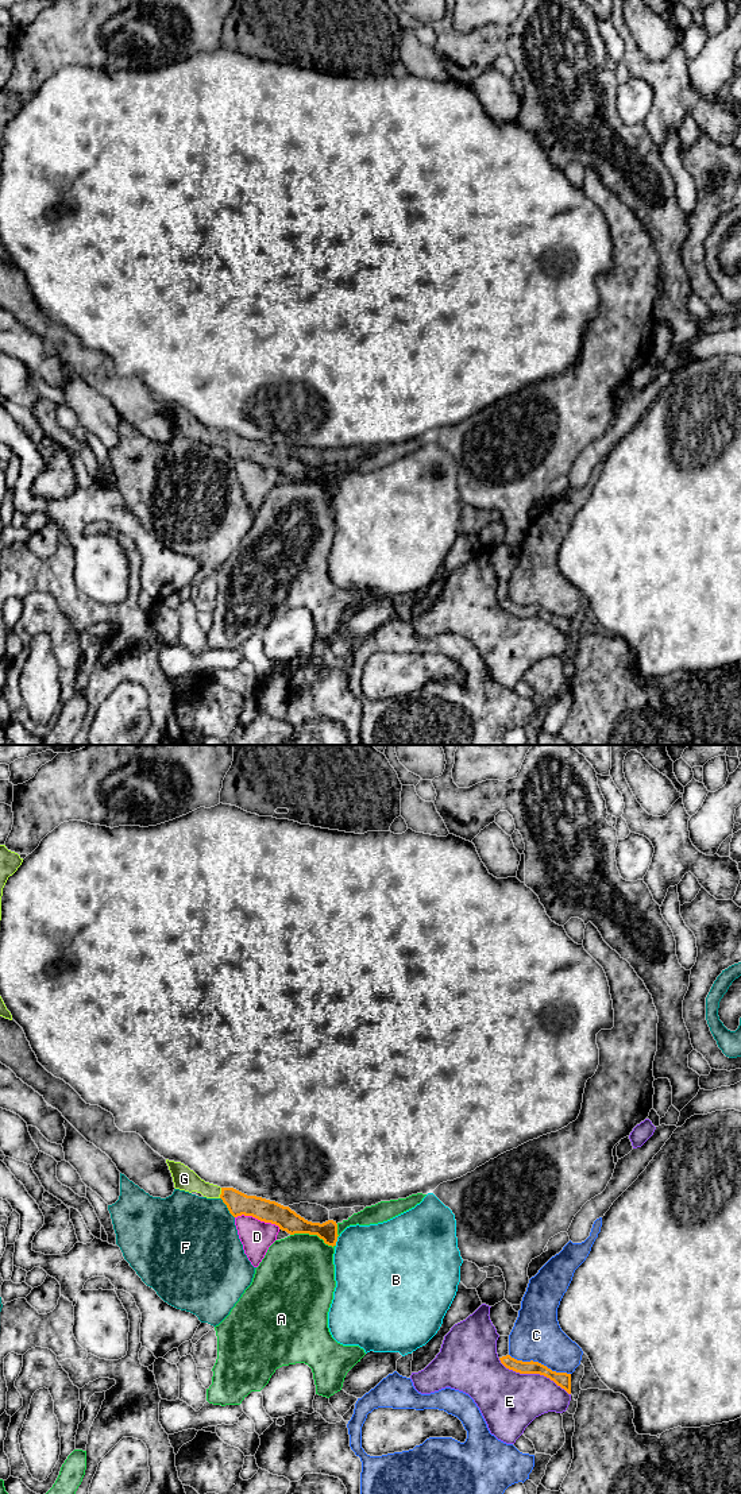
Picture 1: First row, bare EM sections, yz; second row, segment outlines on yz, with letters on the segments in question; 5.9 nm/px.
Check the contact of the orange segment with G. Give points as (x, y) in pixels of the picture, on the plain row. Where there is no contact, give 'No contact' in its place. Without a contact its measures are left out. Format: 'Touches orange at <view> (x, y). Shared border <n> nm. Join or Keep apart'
Touches orange at yz (222, 437). Shared border 70 nm. Join

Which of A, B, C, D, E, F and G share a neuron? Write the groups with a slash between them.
A / B / C / D / E / F / G

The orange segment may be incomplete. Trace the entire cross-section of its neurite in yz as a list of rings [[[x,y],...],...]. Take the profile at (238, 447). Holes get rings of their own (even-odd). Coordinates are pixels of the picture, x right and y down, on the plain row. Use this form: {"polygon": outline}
{"polygon": [[[166,404],[173,421],[174,432],[185,436],[197,436],[207,443],[221,443],[234,462],[252,460],[260,466],[271,467],[290,479],[317,479],[328,490],[336,490],[337,468],[328,464],[323,468],[312,467],[297,459],[289,451],[256,440],[247,440],[234,432],[220,432],[205,426],[193,414],[181,406]]]}

